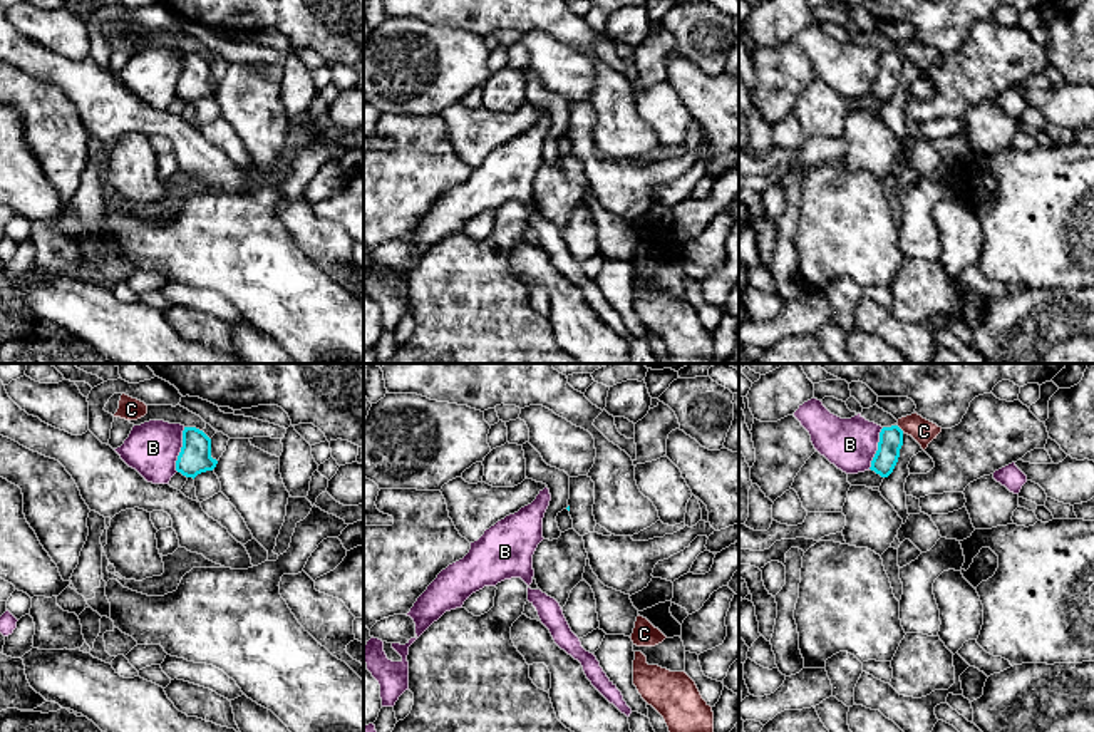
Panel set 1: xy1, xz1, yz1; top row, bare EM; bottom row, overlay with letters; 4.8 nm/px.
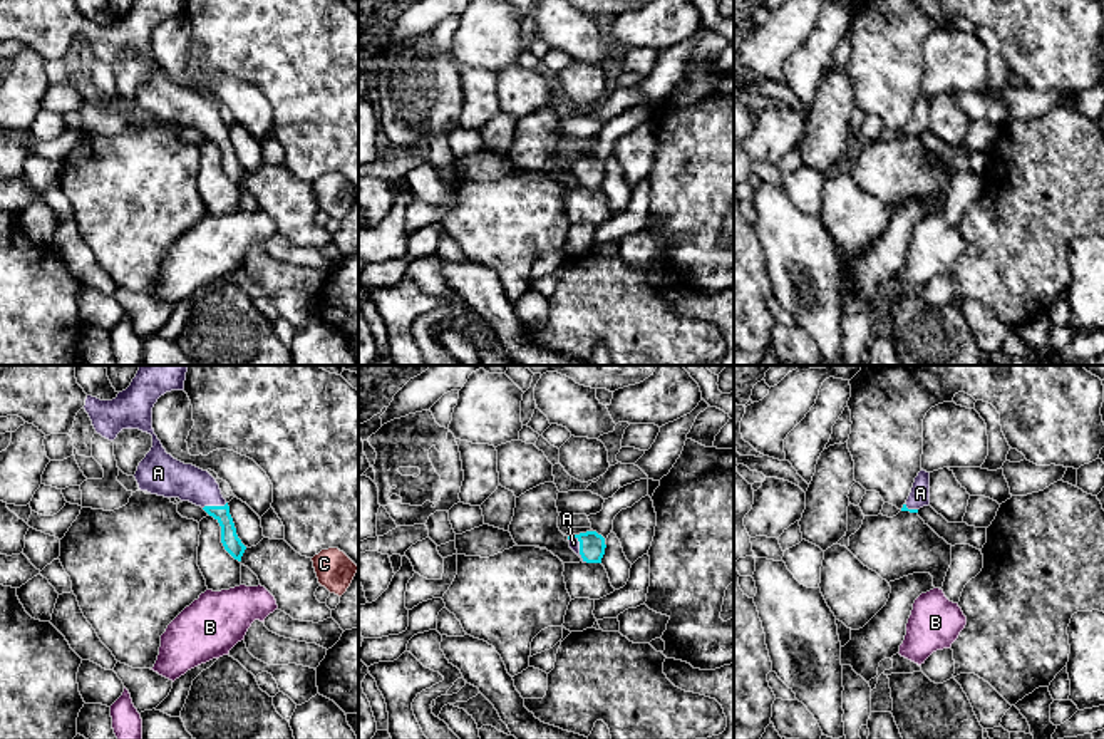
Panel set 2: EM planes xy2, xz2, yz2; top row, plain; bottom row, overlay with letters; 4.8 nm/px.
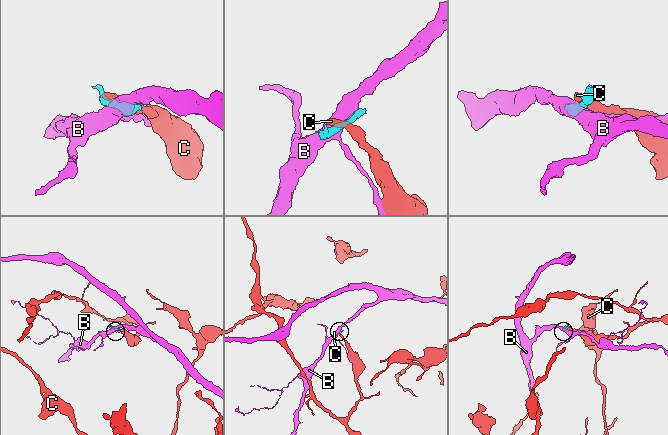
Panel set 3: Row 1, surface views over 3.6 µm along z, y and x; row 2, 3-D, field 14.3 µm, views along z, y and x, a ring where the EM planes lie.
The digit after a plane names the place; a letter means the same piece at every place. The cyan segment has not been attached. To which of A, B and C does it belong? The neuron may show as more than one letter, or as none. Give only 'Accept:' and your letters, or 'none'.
Accept: A

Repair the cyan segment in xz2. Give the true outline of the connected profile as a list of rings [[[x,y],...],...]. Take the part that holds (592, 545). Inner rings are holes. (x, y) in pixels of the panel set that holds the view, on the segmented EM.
[[[586,531],[568,536],[570,548],[581,558],[583,563],[601,563],[605,555],[605,538],[596,531]]]

